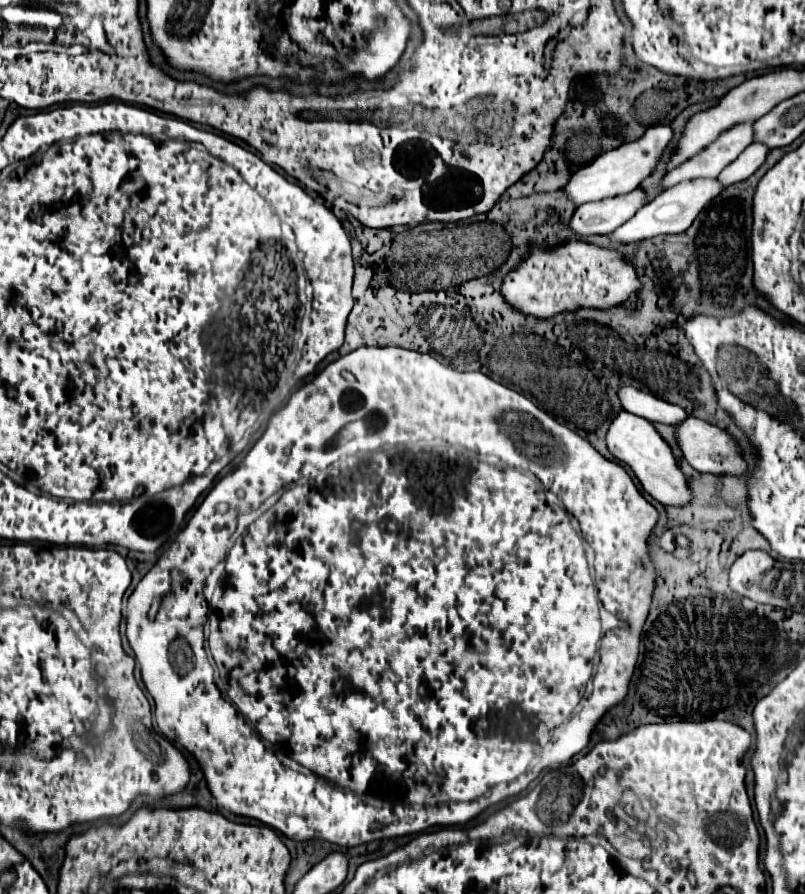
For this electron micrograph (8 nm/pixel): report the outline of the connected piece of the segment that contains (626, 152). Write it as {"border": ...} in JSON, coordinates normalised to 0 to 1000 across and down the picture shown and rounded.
{"border":[[[824,139],[809,141],[794,157],[789,157],[784,161],[774,161],[759,170],[752,170],[739,181],[724,186],[719,192],[714,192],[714,197],[709,197],[709,201],[704,204],[704,208],[699,213],[707,217],[707,221],[714,230],[722,230],[727,226],[749,224],[754,219],[779,217],[779,215],[794,210],[796,204],[811,195],[826,166],[831,163],[834,154],[836,154],[834,141],[824,141]]]}

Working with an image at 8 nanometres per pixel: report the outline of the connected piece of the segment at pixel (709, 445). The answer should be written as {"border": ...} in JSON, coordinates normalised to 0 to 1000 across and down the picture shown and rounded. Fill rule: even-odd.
{"border":[[[853,468],[848,474],[843,474],[841,479],[841,494],[848,503],[848,510],[853,512],[853,517],[868,526],[868,528],[881,528],[888,532],[925,532],[928,530],[928,519],[920,506],[920,499],[916,497],[913,488],[906,485],[903,481],[896,481],[876,470],[868,468]]]}

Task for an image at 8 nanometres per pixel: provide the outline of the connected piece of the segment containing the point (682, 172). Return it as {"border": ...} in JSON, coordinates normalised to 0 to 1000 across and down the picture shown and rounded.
{"border":[[[935,134],[913,139],[911,143],[896,148],[888,159],[876,163],[871,170],[851,179],[846,186],[836,188],[826,201],[824,210],[839,208],[846,201],[858,199],[888,199],[896,195],[896,190],[908,183],[933,159],[935,159]]]}

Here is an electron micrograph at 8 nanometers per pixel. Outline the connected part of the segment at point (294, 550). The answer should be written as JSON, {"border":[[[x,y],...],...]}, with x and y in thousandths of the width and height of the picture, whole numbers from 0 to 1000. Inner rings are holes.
{"border":[[[448,387],[441,394],[410,405],[384,430],[376,430],[365,438],[359,450],[337,465],[332,481],[307,506],[299,521],[275,535],[267,546],[304,548],[304,564],[324,564],[337,553],[354,548],[373,536],[386,536],[388,539],[369,541],[352,550],[352,555],[314,586],[312,576],[317,576],[320,569],[294,577],[294,570],[282,566],[292,564],[292,559],[284,557],[284,550],[280,555],[272,553],[275,557],[270,568],[262,564],[267,562],[267,553],[262,553],[255,564],[245,567],[232,591],[220,600],[212,613],[202,617],[198,629],[170,653],[158,673],[158,716],[165,727],[168,745],[175,747],[180,771],[193,783],[195,813],[216,834],[220,833],[221,839],[227,837],[245,848],[270,902],[294,913],[319,915],[369,942],[396,937],[429,949],[476,937],[520,933],[535,924],[570,924],[595,913],[607,902],[653,884],[677,859],[686,861],[706,856],[709,848],[732,832],[734,821],[752,796],[776,783],[794,736],[799,698],[814,660],[816,640],[809,629],[804,604],[819,582],[819,573],[799,557],[771,519],[749,512],[729,492],[670,459],[660,447],[598,416],[570,416],[560,407],[548,407],[543,405],[543,398],[530,394],[498,387]],[[627,461],[645,461],[645,470],[667,470],[672,477],[675,488],[657,488],[657,515],[645,506],[637,490],[620,481],[620,468],[625,468]],[[431,472],[448,472],[448,485],[424,494],[419,485]],[[506,532],[516,532],[516,537],[507,541]],[[281,622],[280,649],[265,664],[267,691],[256,716],[252,701],[260,674],[252,669],[252,653]],[[220,629],[222,638],[232,647],[225,655],[215,655],[210,642],[212,635],[220,635]],[[256,721],[267,746],[257,738]],[[737,747],[737,776],[724,781],[727,765],[732,763]],[[267,753],[277,761],[280,779],[284,779],[292,790],[282,787],[275,779],[267,765]],[[297,796],[312,810],[307,810]],[[349,846],[361,848],[376,861],[354,857]],[[453,893],[471,895],[471,902],[456,899]]]}

